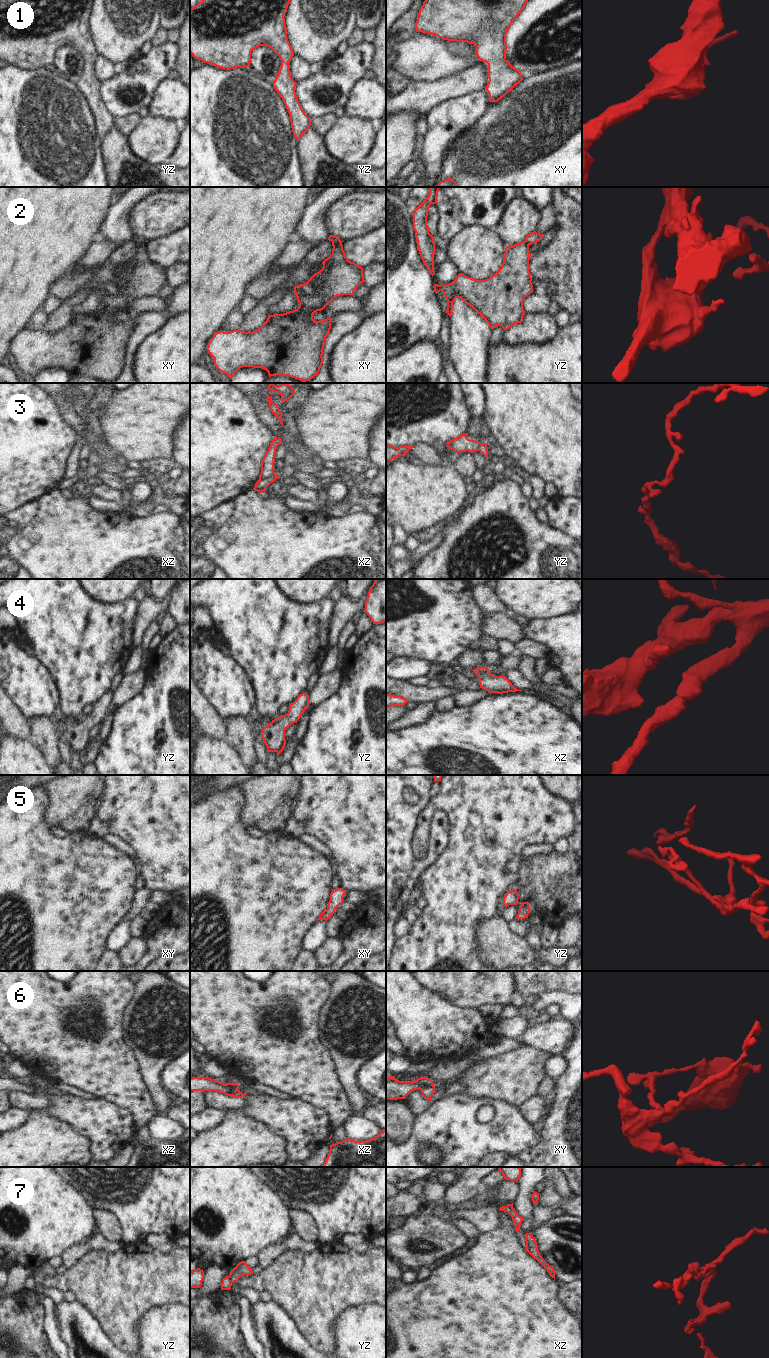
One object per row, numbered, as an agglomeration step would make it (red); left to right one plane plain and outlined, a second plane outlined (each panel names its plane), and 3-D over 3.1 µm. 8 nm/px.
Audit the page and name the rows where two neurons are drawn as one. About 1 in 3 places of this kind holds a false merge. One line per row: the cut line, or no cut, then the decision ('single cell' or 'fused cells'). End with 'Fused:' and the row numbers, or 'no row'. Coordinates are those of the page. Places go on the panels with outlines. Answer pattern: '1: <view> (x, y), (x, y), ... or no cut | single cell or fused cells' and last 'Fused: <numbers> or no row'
1: no cut | single cell
2: xy (340, 241), (332, 243) | fused cells
3: xz (274, 473), (259, 479) | fused cells
4: no cut | single cell
5: no cut | single cell
6: xy (433, 1085), (424, 1085), (420, 1089) | fused cells
7: no cut | single cell
Fused: 2, 3, 6

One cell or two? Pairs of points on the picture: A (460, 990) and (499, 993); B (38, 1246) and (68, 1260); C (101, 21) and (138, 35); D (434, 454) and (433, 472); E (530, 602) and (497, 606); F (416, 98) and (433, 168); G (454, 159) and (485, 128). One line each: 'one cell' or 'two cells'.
A: one cell
B: two cells
C: one cell
D: two cells
E: two cells
F: two cells
G: one cell

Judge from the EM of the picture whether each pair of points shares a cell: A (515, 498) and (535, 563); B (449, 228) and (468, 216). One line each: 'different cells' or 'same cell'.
A: same cell
B: same cell

